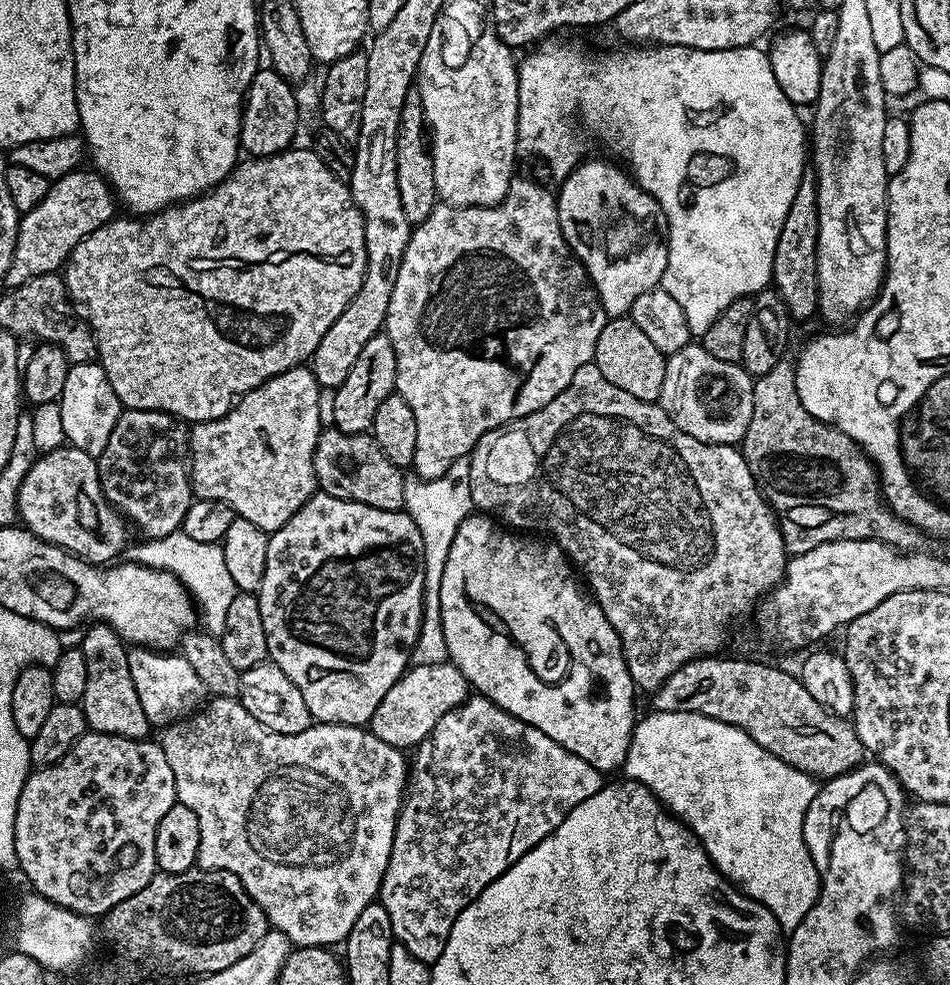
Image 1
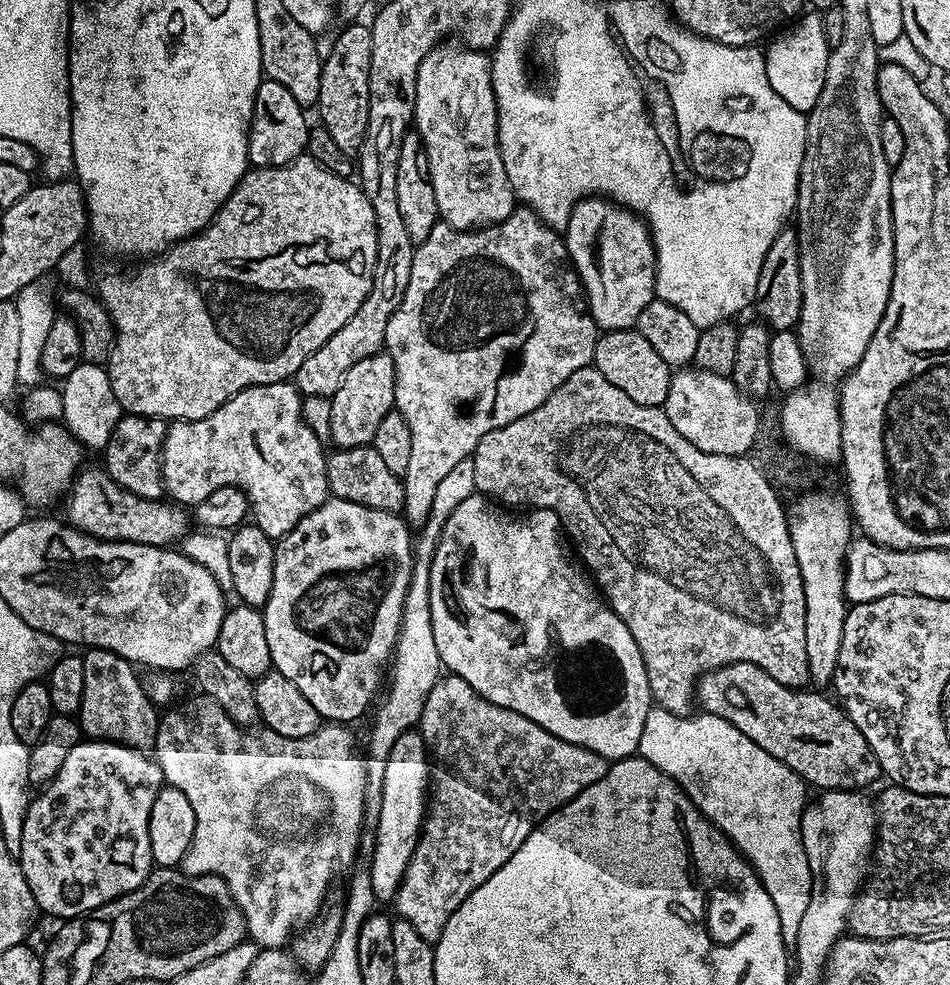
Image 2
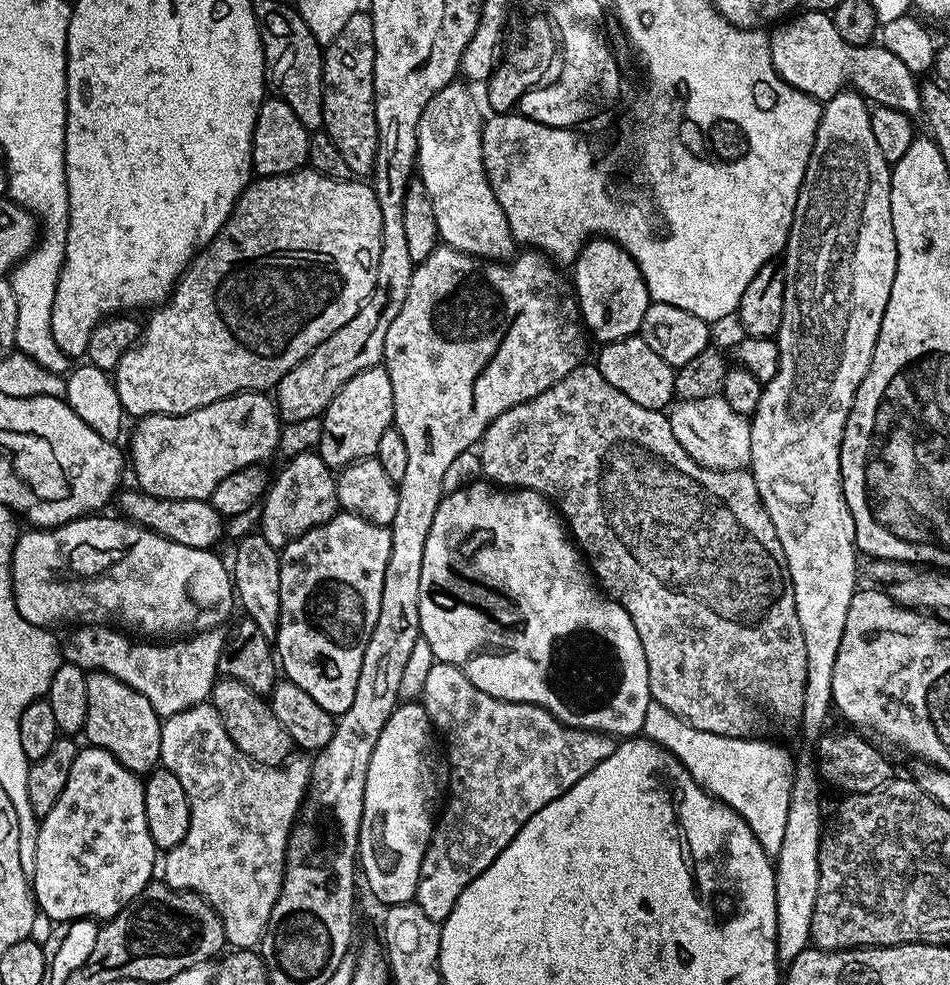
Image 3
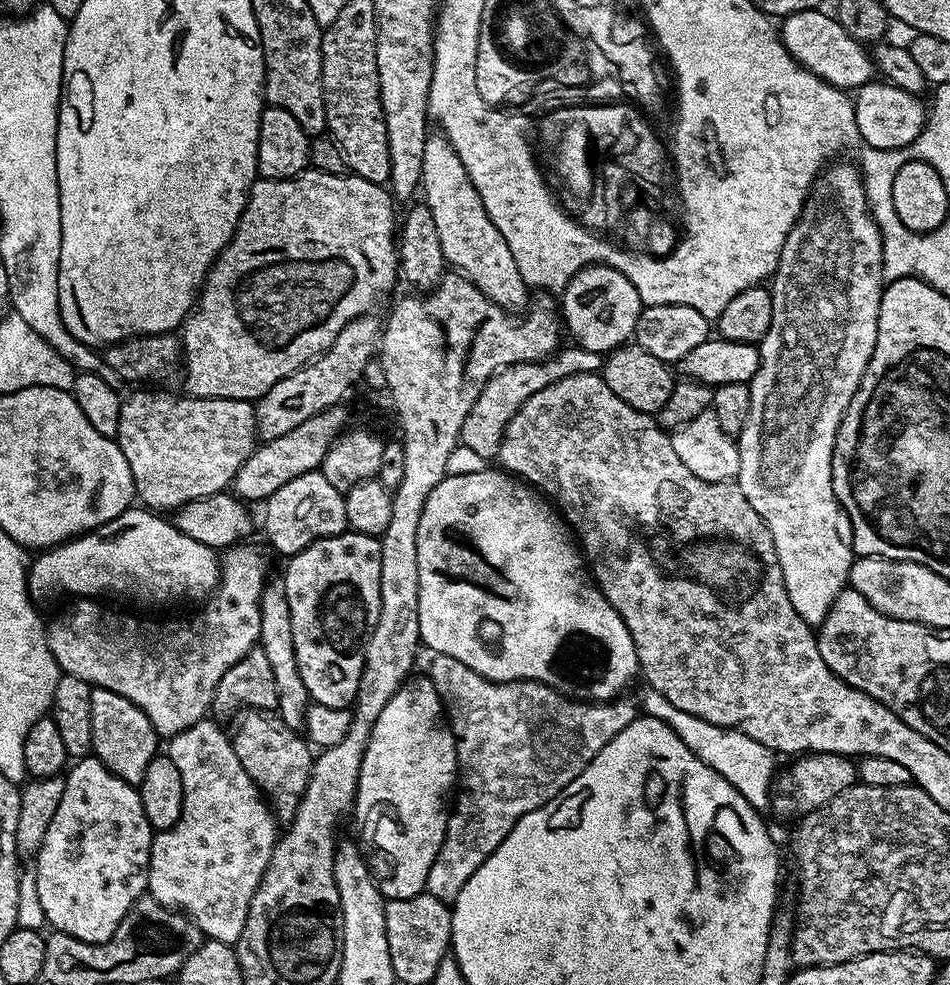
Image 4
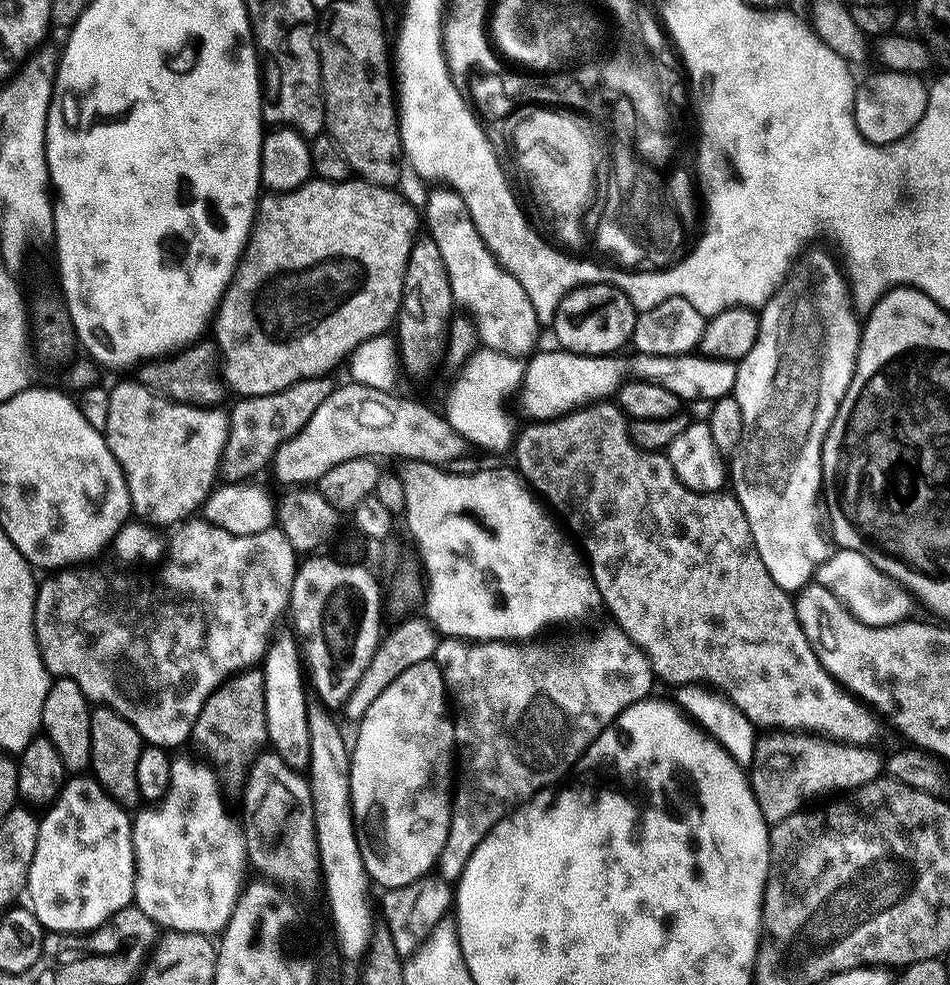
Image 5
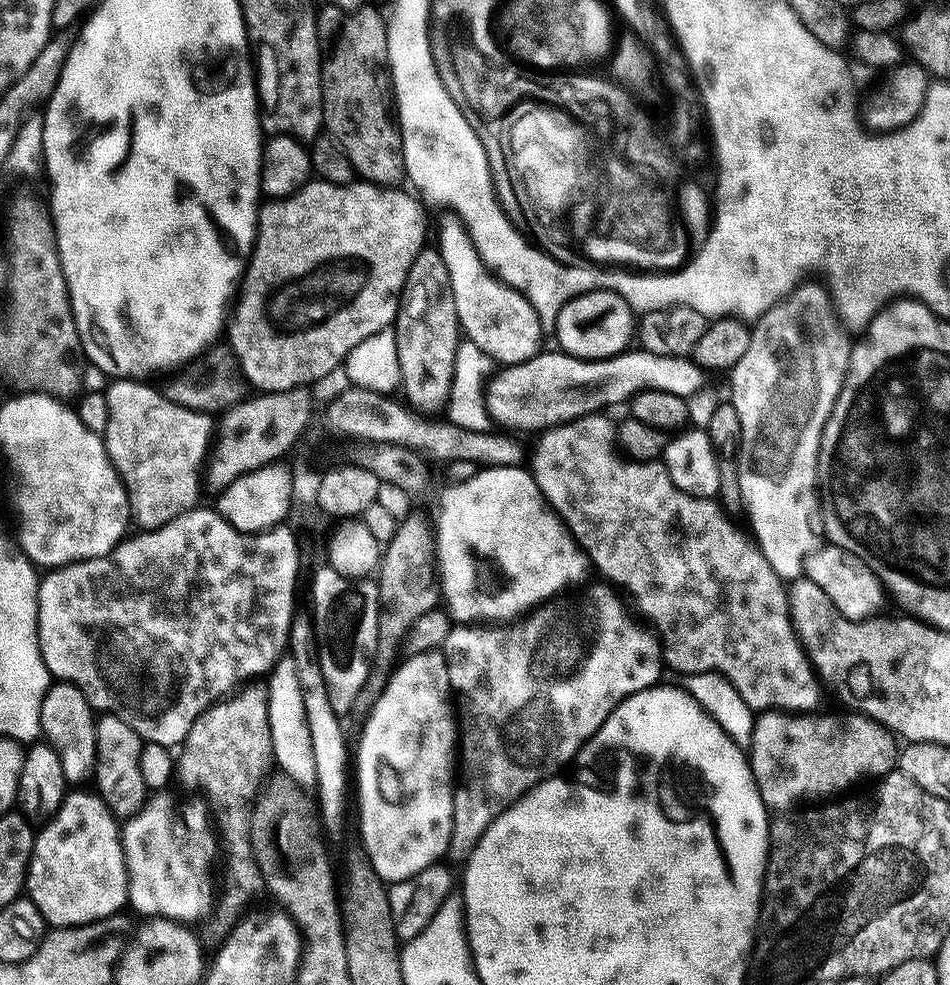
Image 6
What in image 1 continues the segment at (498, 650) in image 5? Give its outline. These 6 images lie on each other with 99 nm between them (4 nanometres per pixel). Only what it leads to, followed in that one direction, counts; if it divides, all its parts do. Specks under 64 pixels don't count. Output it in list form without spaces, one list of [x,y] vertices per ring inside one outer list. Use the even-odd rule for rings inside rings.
[[[479,694],[469,695],[457,708],[442,714],[438,726],[416,745],[414,755],[378,903],[386,908],[398,943],[431,966],[442,954],[458,914],[518,858],[545,840],[578,802],[598,794],[606,780],[586,758],[578,758],[578,754],[558,746],[554,738],[546,738],[542,730],[514,718]]]

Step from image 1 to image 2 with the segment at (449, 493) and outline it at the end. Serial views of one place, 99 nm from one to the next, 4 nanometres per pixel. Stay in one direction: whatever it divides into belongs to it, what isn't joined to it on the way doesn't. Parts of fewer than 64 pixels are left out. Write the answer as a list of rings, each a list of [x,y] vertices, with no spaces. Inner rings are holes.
[[[469,458],[458,462],[458,466],[450,469],[450,474],[438,482],[438,491],[434,494],[434,506],[428,515],[428,521],[423,524],[421,536],[414,542],[414,559],[412,561],[412,577],[406,590],[400,637],[396,639],[396,650],[392,653],[390,669],[392,668],[392,689],[388,697],[380,704],[376,712],[376,721],[372,724],[372,733],[368,736],[368,765],[369,785],[378,786],[384,777],[384,763],[394,746],[394,742],[404,732],[411,732],[420,723],[420,715],[424,709],[424,699],[436,685],[442,675],[442,665],[438,654],[438,645],[434,642],[434,626],[430,622],[430,566],[434,558],[436,540],[440,536],[446,518],[459,506],[466,502],[476,492],[474,482],[474,462]]]

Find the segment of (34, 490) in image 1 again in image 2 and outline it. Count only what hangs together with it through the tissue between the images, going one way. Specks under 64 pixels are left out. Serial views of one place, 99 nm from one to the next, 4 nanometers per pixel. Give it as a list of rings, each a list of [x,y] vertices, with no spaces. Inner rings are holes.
[[[103,467],[86,468],[75,477],[66,492],[66,520],[71,527],[100,540],[125,540],[159,548],[179,545],[188,535],[190,516],[184,513],[187,511],[181,505],[164,498],[151,500],[130,494],[130,490],[115,484]]]

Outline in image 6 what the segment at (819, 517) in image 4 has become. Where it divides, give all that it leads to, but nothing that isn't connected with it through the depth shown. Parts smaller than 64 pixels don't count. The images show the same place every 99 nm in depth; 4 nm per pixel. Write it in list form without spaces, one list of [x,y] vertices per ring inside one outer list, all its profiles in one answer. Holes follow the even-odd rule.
[[[807,284],[760,315],[751,329],[750,347],[742,354],[742,362],[730,369],[730,402],[742,418],[742,438],[738,442],[740,499],[743,507],[748,507],[748,520],[760,542],[760,555],[785,582],[801,579],[804,558],[814,544],[812,512],[814,516],[818,508],[816,463],[820,439],[844,385],[850,351],[849,333],[834,313],[829,293],[821,285],[820,289],[816,284]]]

